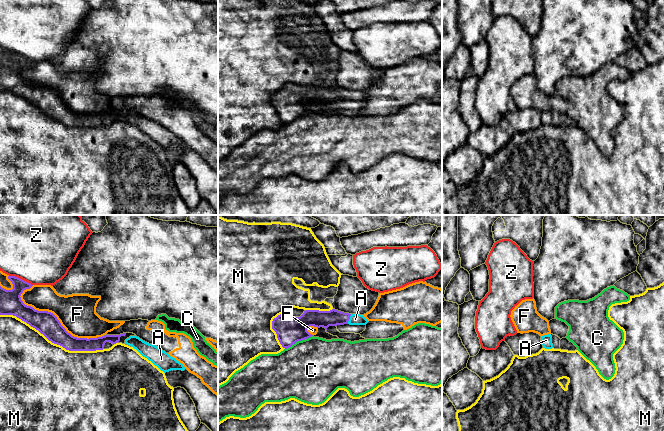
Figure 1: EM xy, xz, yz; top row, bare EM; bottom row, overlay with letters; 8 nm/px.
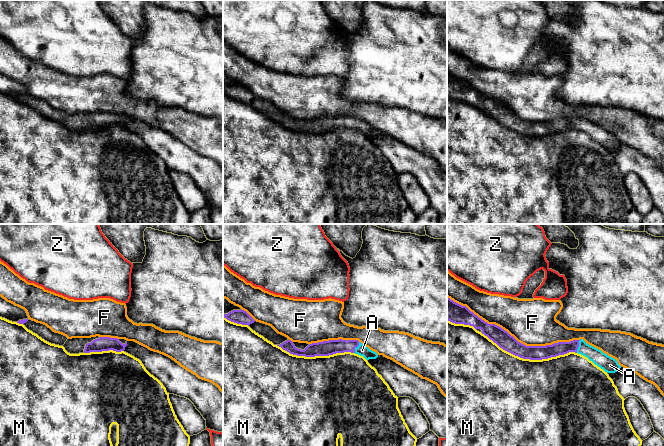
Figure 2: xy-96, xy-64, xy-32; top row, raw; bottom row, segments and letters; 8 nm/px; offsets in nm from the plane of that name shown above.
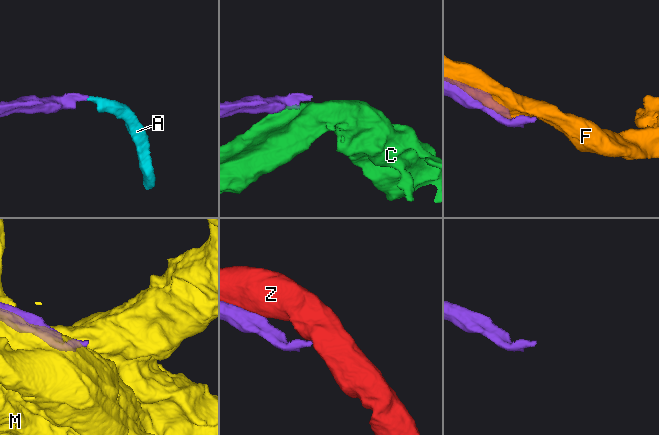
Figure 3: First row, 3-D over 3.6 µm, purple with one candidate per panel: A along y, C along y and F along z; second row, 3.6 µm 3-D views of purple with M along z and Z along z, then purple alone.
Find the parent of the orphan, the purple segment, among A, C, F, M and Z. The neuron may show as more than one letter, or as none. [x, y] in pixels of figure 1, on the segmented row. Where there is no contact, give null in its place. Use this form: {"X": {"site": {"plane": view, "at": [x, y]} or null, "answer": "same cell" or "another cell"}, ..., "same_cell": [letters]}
{"A": {"site": {"plane": "xz", "at": [349, 318]}, "answer": "same cell"}, "C": {"site": {"plane": "xz", "at": [298, 340]}, "answer": "another cell"}, "F": {"site": {"plane": "xy", "at": [60, 323]}, "answer": "another cell"}, "M": {"site": {"plane": "xy", "at": [52, 342]}, "answer": "another cell"}, "Z": {"site": {"plane": "xy", "at": [21, 279]}, "answer": "another cell"}, "same_cell": ["A"]}

